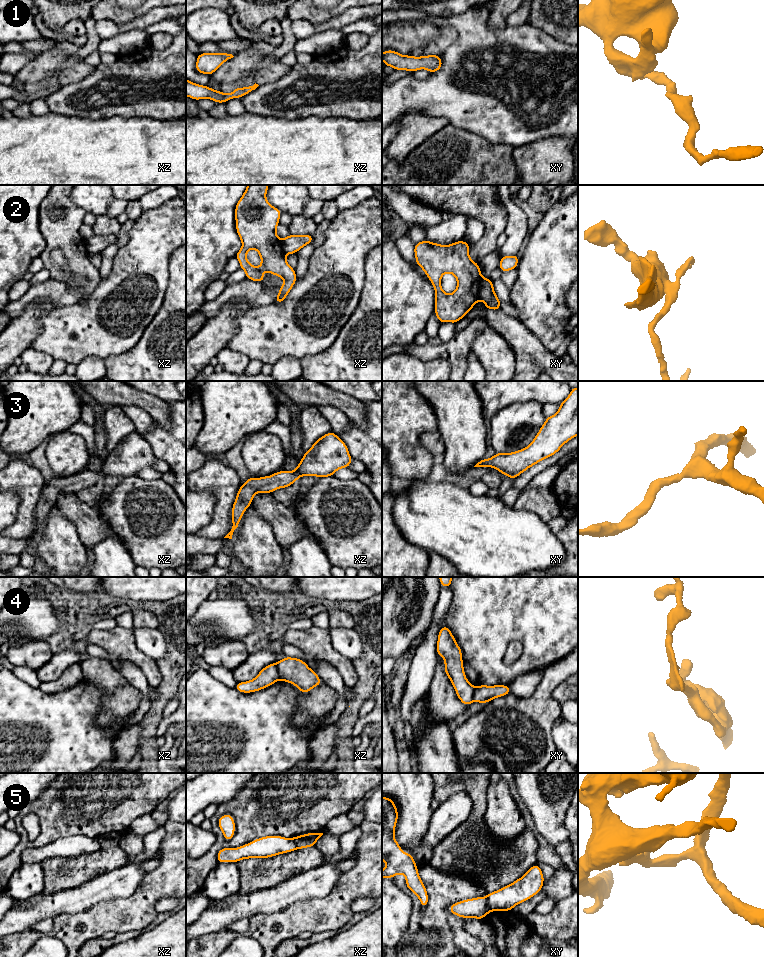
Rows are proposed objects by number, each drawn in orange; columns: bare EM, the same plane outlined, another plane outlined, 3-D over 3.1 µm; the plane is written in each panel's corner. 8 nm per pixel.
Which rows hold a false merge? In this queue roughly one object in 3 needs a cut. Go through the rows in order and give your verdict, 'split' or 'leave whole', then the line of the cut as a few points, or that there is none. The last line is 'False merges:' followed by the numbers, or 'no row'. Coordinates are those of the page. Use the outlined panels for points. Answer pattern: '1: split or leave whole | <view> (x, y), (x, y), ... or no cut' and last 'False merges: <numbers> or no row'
1: leave whole | no cut
2: split | xy (483, 278), (480, 284), (478, 299)
3: leave whole | no cut
4: split | xz (275, 663), (279, 678)
5: split | xy (485, 897), (487, 905), (492, 910)
False merges: 2, 4, 5

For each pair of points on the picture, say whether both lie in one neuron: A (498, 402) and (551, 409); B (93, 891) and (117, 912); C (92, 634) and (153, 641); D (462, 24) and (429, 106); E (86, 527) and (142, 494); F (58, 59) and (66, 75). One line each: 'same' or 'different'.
A: different
B: different
C: different
D: same
E: different
F: different

